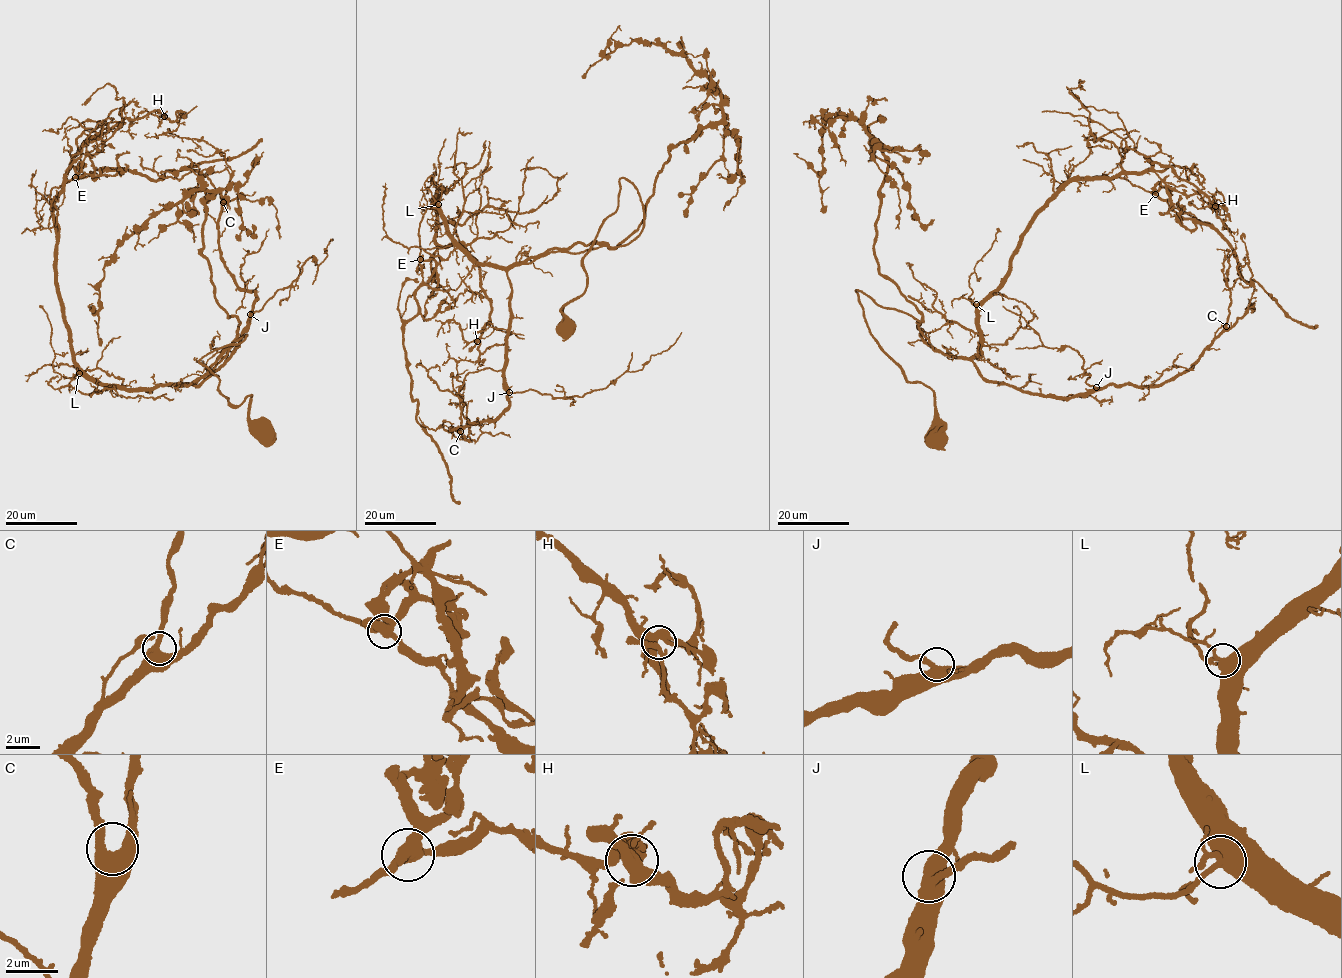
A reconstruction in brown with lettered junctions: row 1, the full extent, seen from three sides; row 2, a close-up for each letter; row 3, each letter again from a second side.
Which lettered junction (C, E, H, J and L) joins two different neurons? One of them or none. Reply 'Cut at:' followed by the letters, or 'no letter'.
Cut at: E

